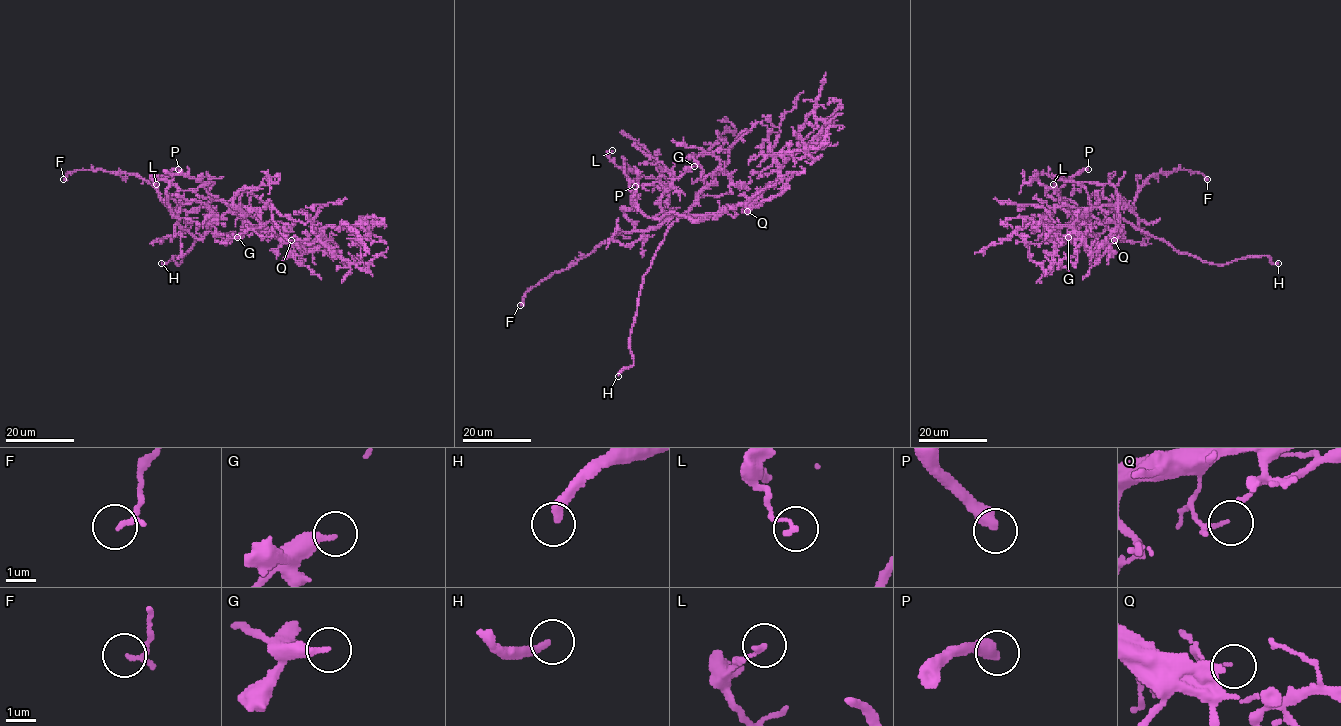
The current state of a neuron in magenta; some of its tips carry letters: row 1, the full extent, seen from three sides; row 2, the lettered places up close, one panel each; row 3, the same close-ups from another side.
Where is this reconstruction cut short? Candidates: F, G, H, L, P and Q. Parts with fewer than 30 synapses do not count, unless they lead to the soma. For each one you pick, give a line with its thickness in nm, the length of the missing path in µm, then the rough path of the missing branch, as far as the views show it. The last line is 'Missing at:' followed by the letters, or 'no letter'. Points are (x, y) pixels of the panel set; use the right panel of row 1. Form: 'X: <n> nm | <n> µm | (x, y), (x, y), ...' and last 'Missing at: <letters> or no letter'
H: 280 nm | 35 µm | (1278, 263), (1290, 246), (1307, 233), (1314, 237), (1313, 246), (1320, 234)
P: 440 nm | 80 µm | (1088, 169), (1113, 174), (1117, 184), (1111, 199), (1091, 208), (1082, 195), (1061, 198), (1043, 175), (1039, 183)
Missing at: H, P

